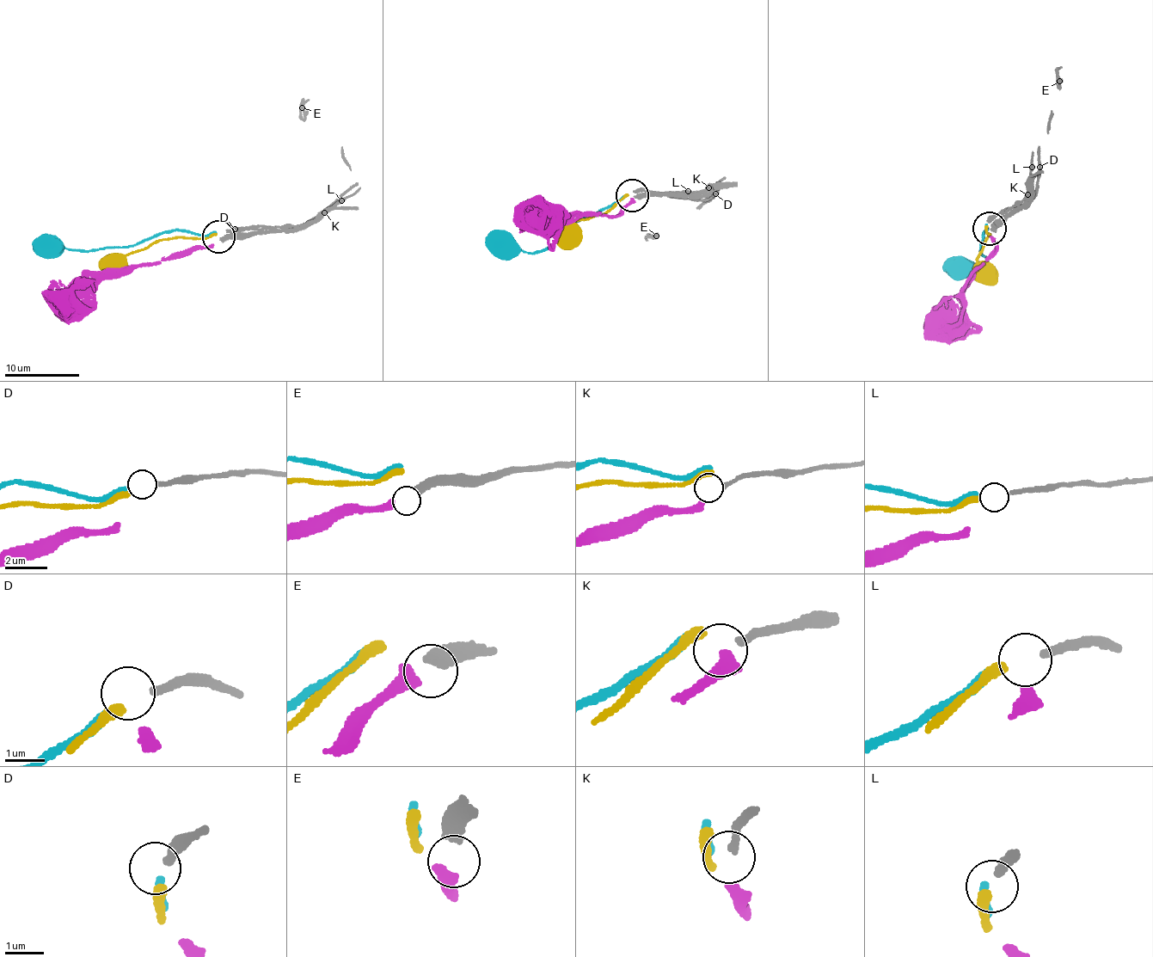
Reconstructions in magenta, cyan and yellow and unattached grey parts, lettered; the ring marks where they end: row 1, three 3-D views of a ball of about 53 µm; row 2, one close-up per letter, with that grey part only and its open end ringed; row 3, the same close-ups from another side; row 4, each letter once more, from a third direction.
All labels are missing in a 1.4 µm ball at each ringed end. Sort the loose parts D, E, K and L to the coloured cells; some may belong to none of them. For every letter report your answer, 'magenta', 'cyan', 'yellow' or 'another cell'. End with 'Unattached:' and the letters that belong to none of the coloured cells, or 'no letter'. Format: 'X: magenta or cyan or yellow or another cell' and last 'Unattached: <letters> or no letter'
D: cyan
E: magenta
K: another cell
L: yellow
Unattached: K

